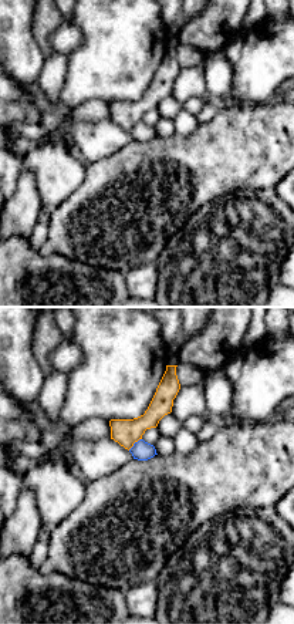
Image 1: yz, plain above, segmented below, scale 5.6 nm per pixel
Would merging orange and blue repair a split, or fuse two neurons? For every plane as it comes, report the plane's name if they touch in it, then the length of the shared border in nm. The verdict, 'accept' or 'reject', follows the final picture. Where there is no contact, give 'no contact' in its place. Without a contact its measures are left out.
yz | 100 nm

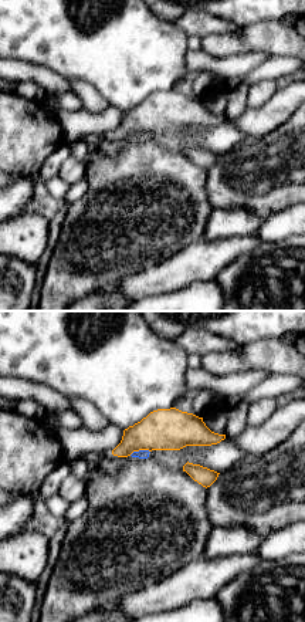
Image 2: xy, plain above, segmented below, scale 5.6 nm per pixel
xy | 120 nm

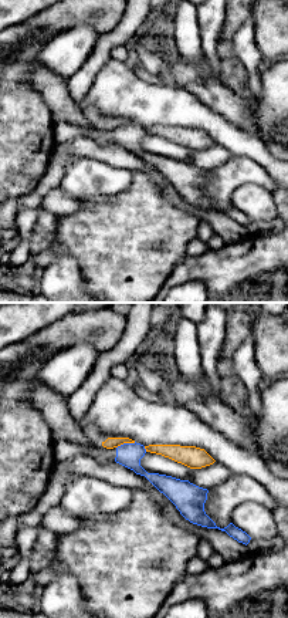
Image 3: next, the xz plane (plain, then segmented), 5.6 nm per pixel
xz | 120 nm

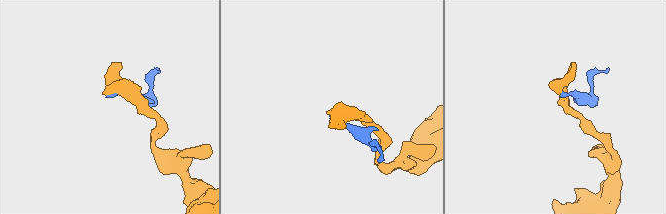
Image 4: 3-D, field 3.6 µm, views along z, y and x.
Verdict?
reject

